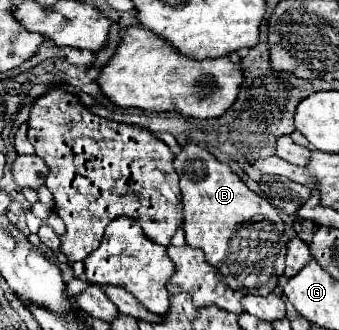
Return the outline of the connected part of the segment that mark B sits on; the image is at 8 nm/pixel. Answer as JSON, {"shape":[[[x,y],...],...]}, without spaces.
{"shape":[[[188,144],[176,154],[174,168],[180,176],[186,244],[202,248],[206,260],[220,270],[230,288],[258,296],[272,294],[284,272],[288,242],[278,210],[252,192],[226,164],[196,144]]]}

